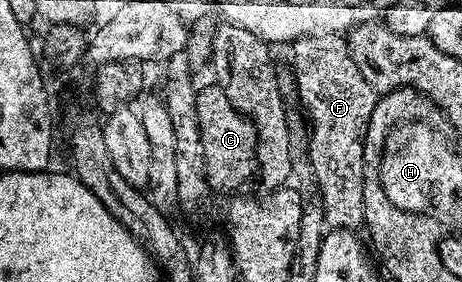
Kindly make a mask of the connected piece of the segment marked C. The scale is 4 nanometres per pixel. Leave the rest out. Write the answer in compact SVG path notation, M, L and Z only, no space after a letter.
M210 84L210 86L202 86L200 85L197 90L197 120L201 124L201 144L203 145L203 159L205 160L205 168L207 169L207 184L208 187L212 191L215 190L235 190L231 192L239 192L243 185L246 184L247 181L249 183L256 177L256 165L255 165L255 157L257 156L257 144L258 144L258 134L255 131L254 124L250 118L243 115L241 112L237 111L237 109L233 108L233 104L229 102L227 96L225 96L225 92L222 91L219 85Z

